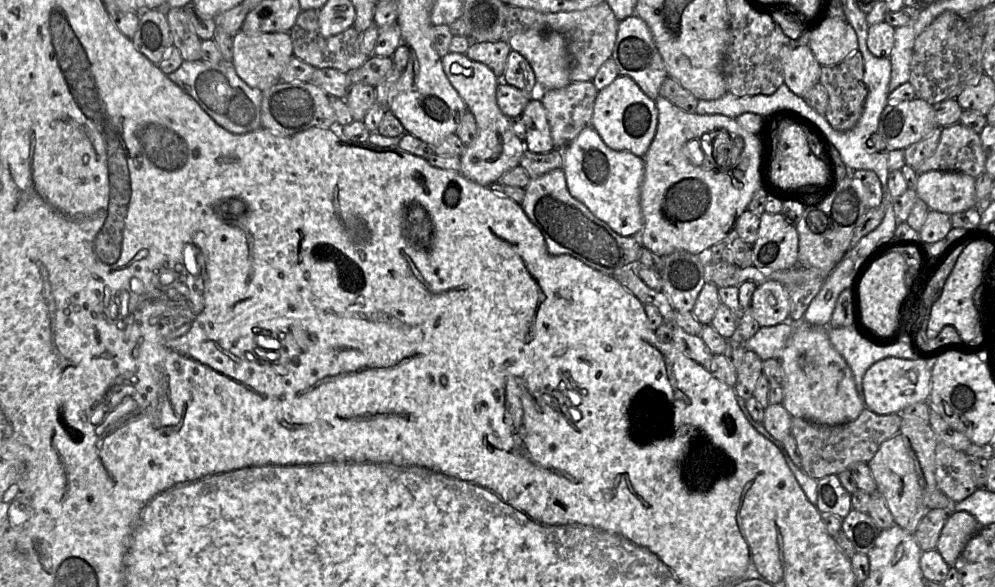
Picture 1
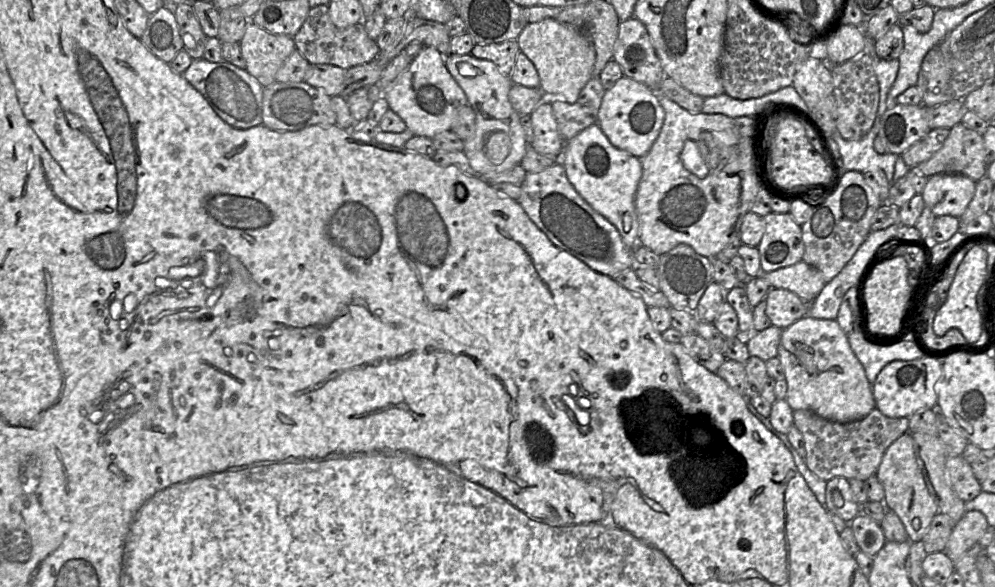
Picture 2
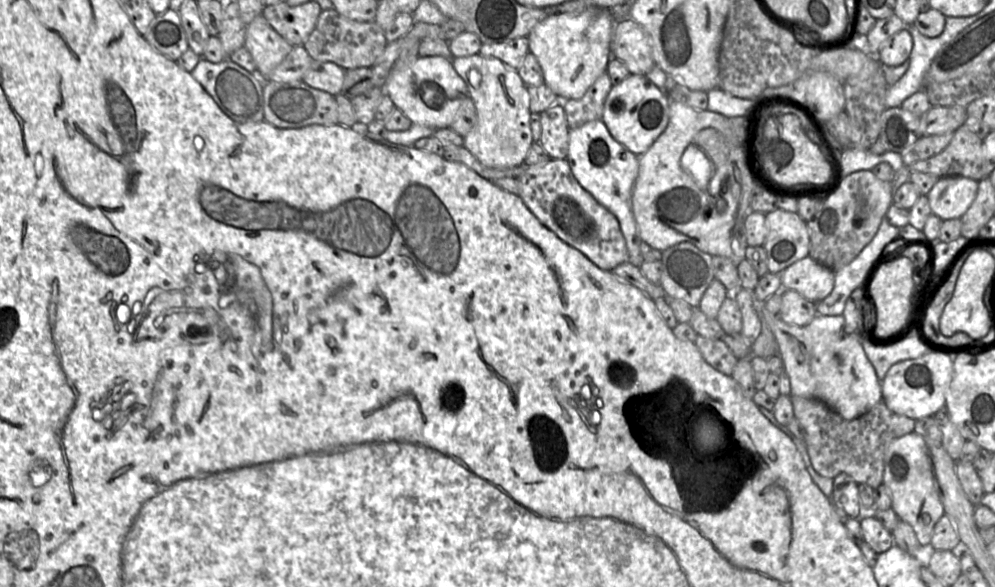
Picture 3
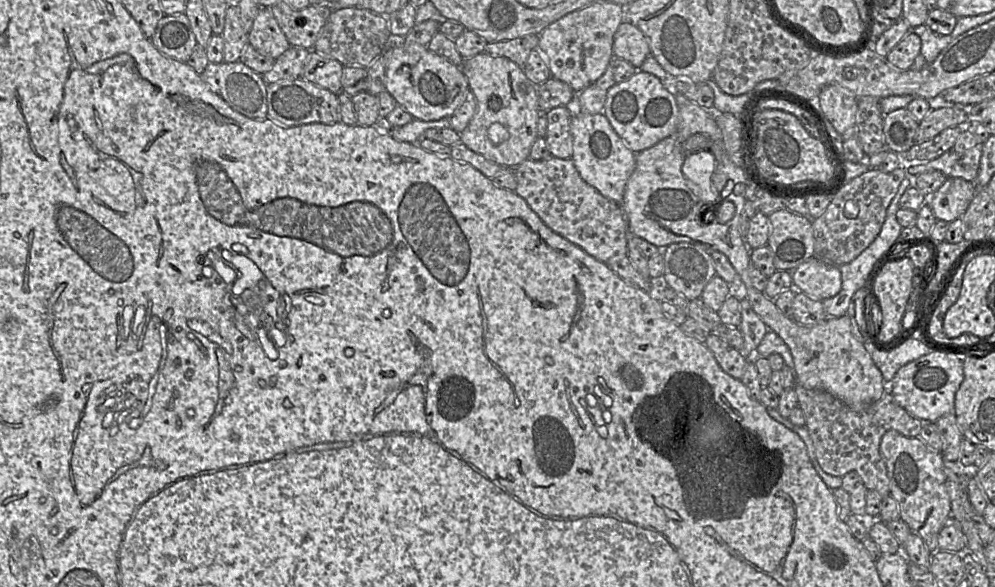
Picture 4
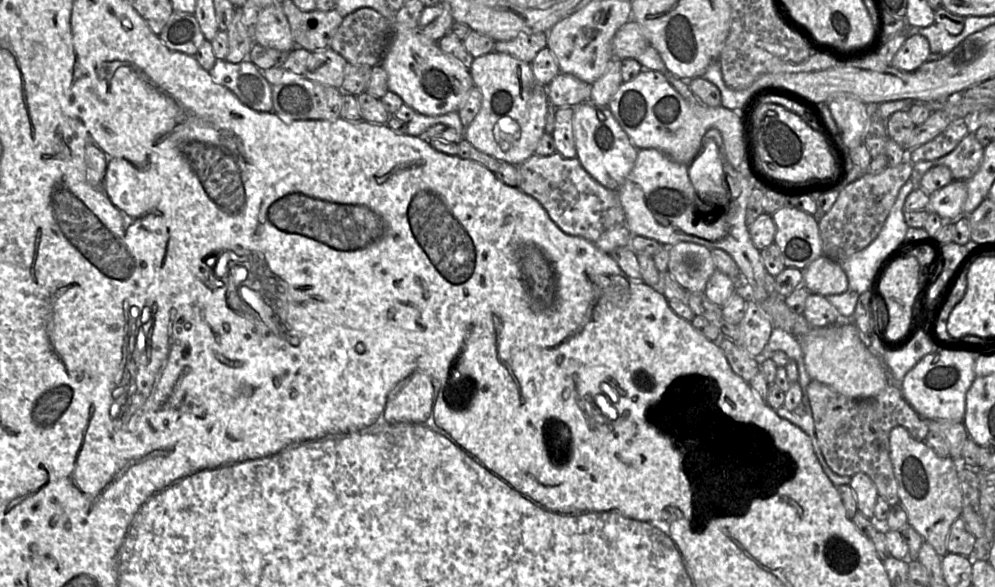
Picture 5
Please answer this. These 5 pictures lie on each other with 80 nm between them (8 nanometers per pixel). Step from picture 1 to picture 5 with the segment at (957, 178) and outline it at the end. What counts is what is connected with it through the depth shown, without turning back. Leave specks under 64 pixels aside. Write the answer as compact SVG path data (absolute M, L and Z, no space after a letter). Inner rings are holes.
M953 180L935 193L929 195L929 210L943 220L957 220L963 214L967 198L966 181Z

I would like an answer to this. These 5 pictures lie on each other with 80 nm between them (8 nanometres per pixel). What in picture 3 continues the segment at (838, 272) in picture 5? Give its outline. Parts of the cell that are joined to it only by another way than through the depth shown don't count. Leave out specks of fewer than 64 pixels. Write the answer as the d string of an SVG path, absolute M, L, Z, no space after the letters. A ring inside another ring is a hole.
M807 256L780 273L782 288L794 290L807 300L818 303L833 290L835 273Z

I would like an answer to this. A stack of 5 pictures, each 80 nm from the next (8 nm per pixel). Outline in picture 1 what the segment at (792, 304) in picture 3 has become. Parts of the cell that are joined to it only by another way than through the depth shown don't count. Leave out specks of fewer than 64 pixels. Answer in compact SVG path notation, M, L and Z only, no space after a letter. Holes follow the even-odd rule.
M779 281L758 285L752 295L752 316L761 327L774 326L789 320L790 298Z

